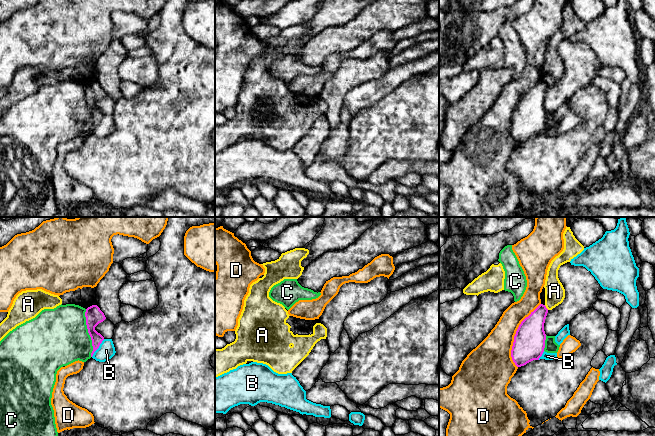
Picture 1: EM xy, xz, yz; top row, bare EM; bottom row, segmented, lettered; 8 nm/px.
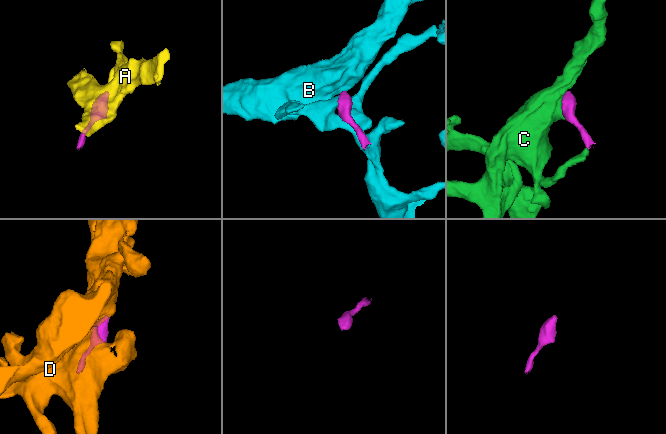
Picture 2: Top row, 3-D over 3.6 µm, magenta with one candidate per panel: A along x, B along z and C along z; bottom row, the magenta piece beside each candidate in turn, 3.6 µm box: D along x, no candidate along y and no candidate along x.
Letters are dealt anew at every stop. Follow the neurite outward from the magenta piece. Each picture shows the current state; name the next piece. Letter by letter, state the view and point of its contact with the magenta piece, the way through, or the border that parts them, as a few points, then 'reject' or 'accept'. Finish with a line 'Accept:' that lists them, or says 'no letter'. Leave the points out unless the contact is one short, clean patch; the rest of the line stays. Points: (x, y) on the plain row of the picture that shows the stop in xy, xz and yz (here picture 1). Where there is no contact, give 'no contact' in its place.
A: contact yz (545, 83); border yz (544, 81), (548, 85); reject
B: contact xy (98, 123); reject
C: contact xy (88, 108); reject
D: contact yz (515, 111); reject
Accept: no letter

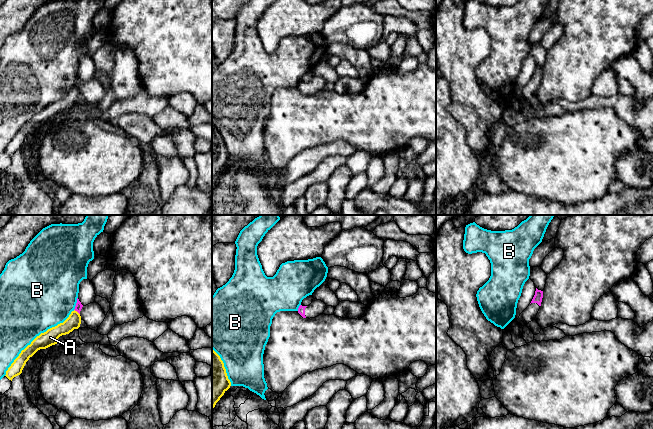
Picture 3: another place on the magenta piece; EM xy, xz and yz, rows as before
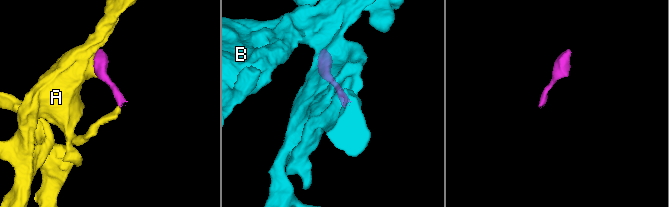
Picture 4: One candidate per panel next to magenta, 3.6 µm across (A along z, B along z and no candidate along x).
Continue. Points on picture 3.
A: contact xy (77, 87); reject
B: contact xy (76, 79); reject
Accept: no letter

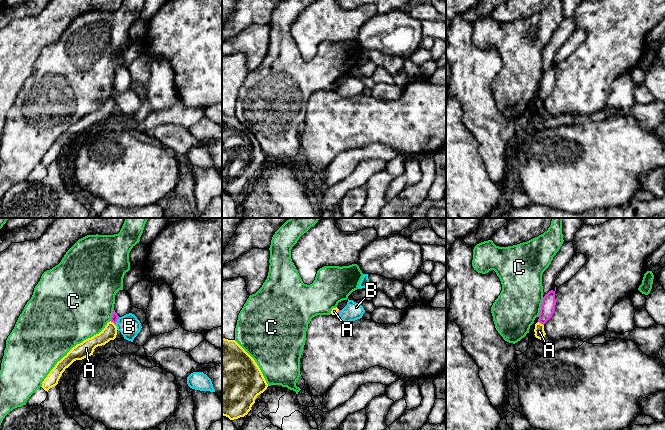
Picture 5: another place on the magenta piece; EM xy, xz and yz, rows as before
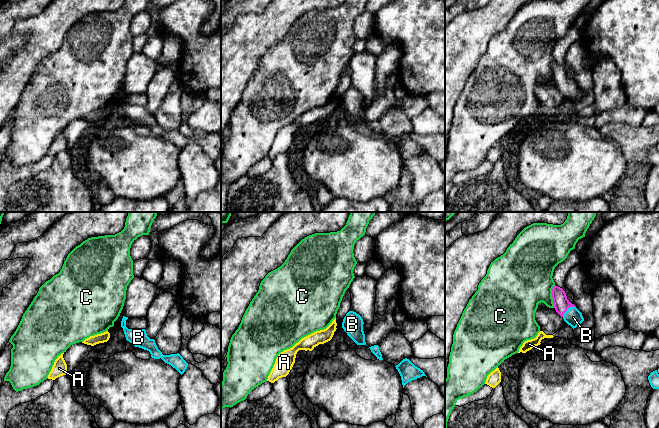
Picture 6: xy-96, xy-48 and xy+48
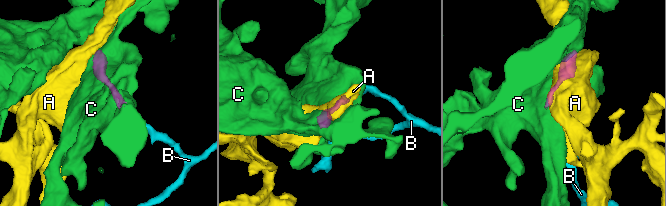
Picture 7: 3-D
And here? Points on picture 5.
A: contact xy (113, 98); reject
B: contact xy (116, 97); way xy (114, 94), (116, 97), (129, 102); accept
C: contact yz (541, 83); reject
Accept: B

